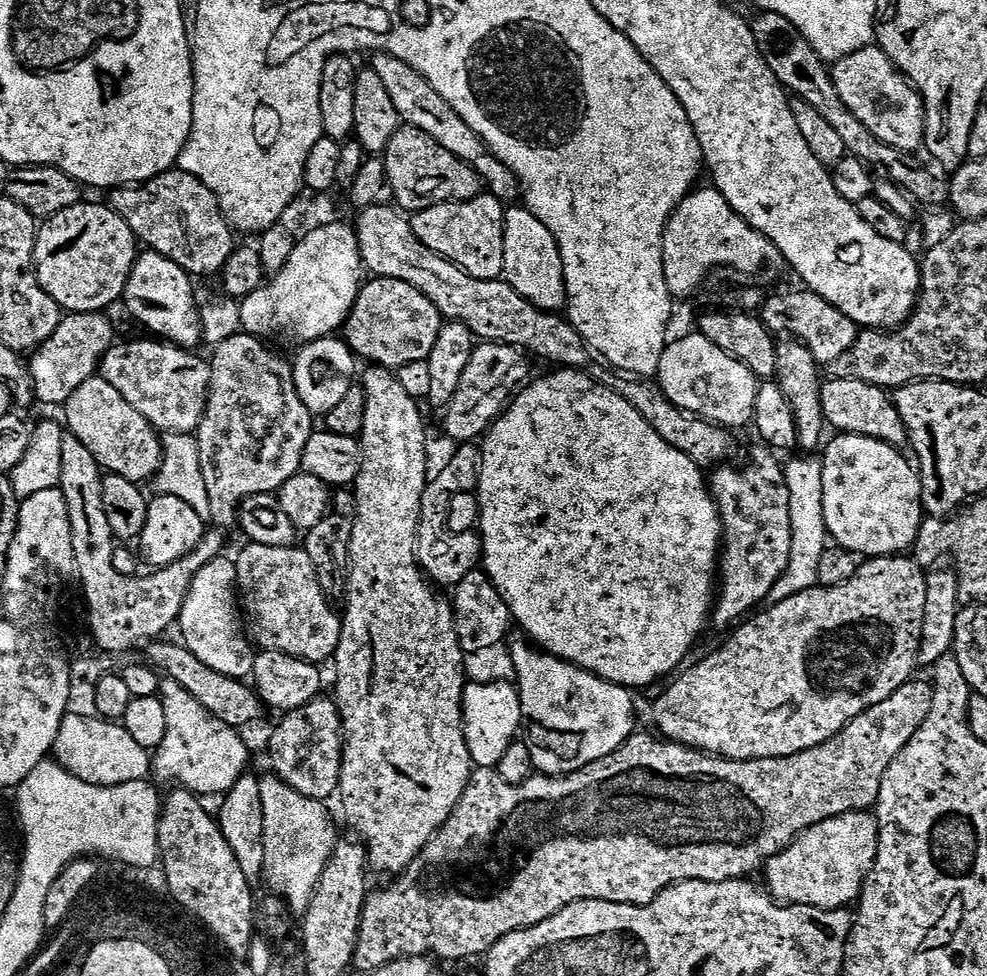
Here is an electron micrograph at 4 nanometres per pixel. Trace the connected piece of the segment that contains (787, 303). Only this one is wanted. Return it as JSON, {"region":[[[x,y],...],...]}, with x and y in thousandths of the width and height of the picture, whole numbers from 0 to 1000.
{"region":[[[810,297],[799,303],[780,304],[773,310],[772,327],[778,339],[783,342],[801,342],[819,356],[825,363],[827,372],[832,375],[846,374],[865,355],[869,343],[869,334],[853,318],[849,318],[841,309],[837,309],[827,299]]]}

